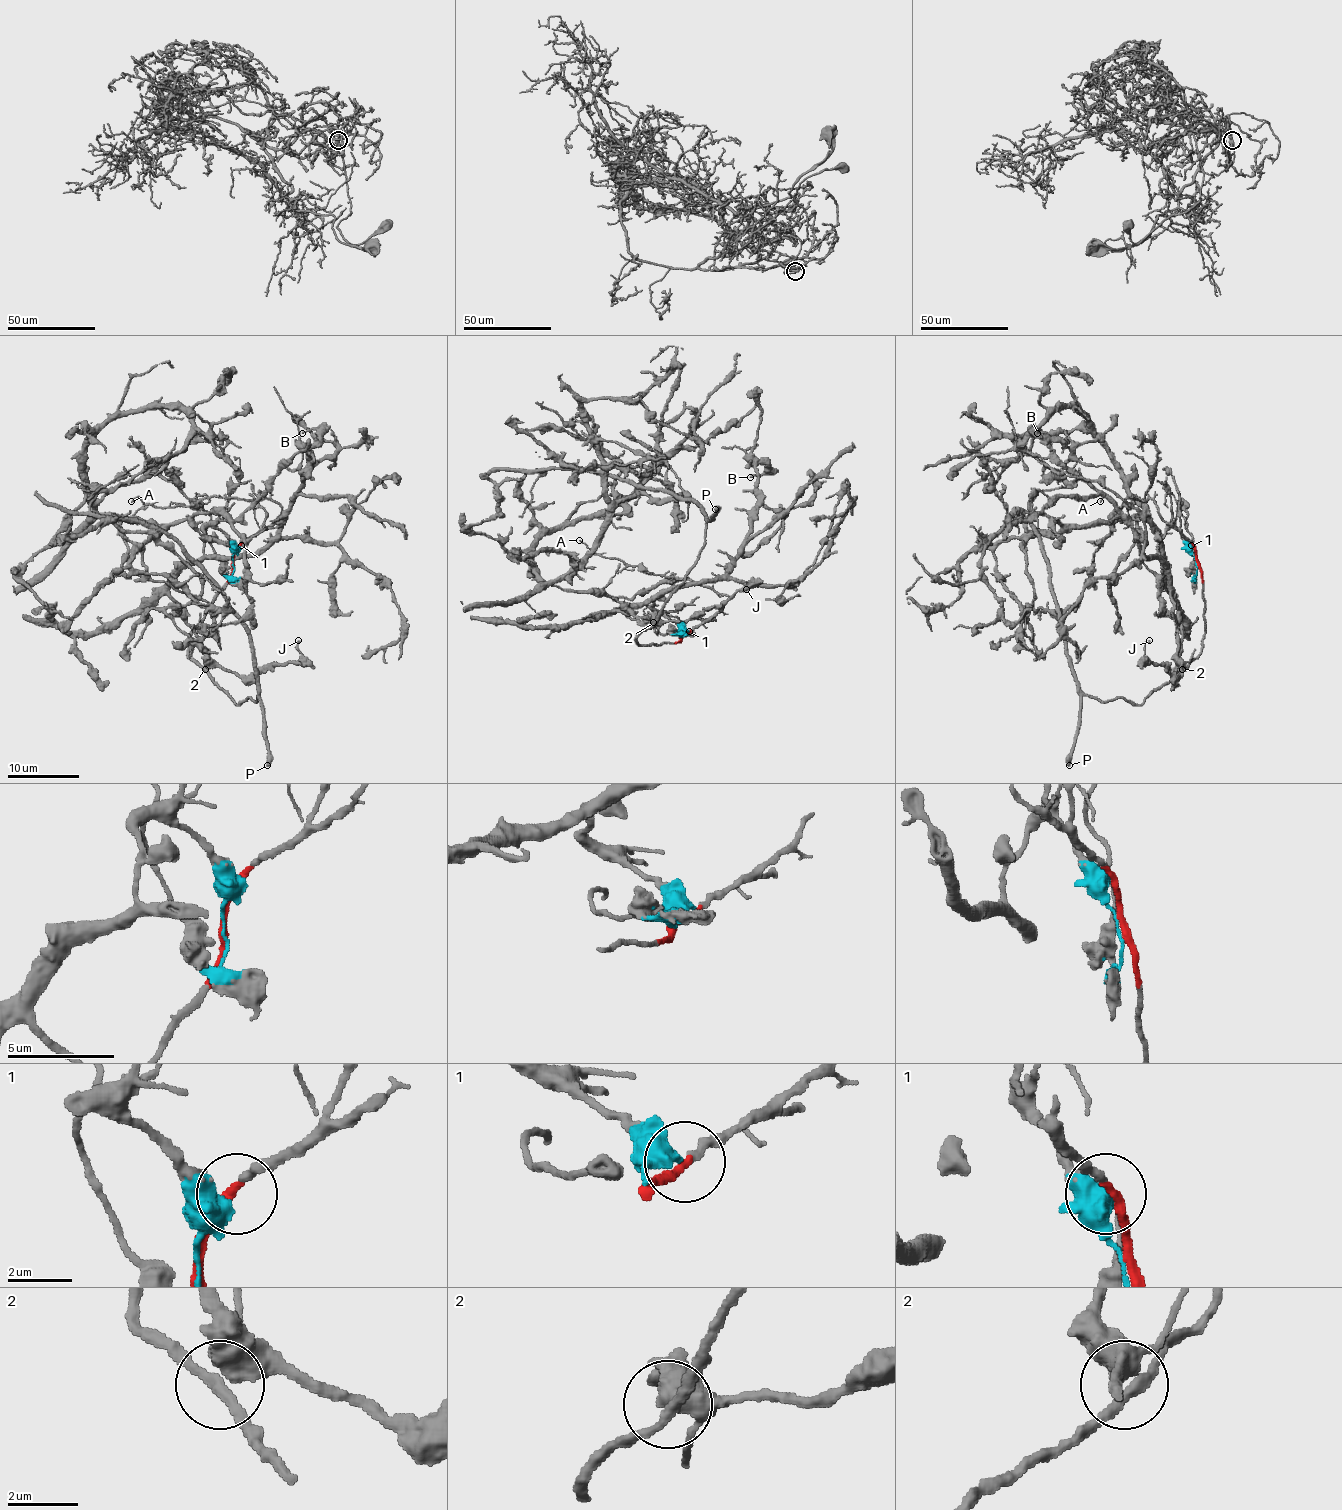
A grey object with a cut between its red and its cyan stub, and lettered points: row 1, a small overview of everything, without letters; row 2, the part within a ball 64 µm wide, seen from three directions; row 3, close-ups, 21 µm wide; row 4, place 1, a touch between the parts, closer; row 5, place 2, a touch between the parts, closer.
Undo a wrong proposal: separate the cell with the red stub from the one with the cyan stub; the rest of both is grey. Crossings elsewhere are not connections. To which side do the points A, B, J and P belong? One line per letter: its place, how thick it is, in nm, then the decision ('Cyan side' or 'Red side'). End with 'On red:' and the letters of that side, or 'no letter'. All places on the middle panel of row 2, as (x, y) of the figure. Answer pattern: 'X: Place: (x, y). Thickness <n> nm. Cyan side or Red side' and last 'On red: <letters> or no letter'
A: Place: (579, 540). Thickness 110 nm. Red side
B: Place: (750, 477). Thickness 190 nm. Cyan side
J: Place: (746, 589). Thickness 240 nm. Cyan side
P: Place: (715, 509). Thickness 440 nm. Red side
On red: A, P

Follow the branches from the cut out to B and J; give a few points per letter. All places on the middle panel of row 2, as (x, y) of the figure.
B: (680, 635), (651, 597), (723, 574), (749, 530), (756, 468), (765, 464), (750, 477)
J: (680, 635), (651, 597), (617, 610), (696, 619), (750, 584), (747, 590)

